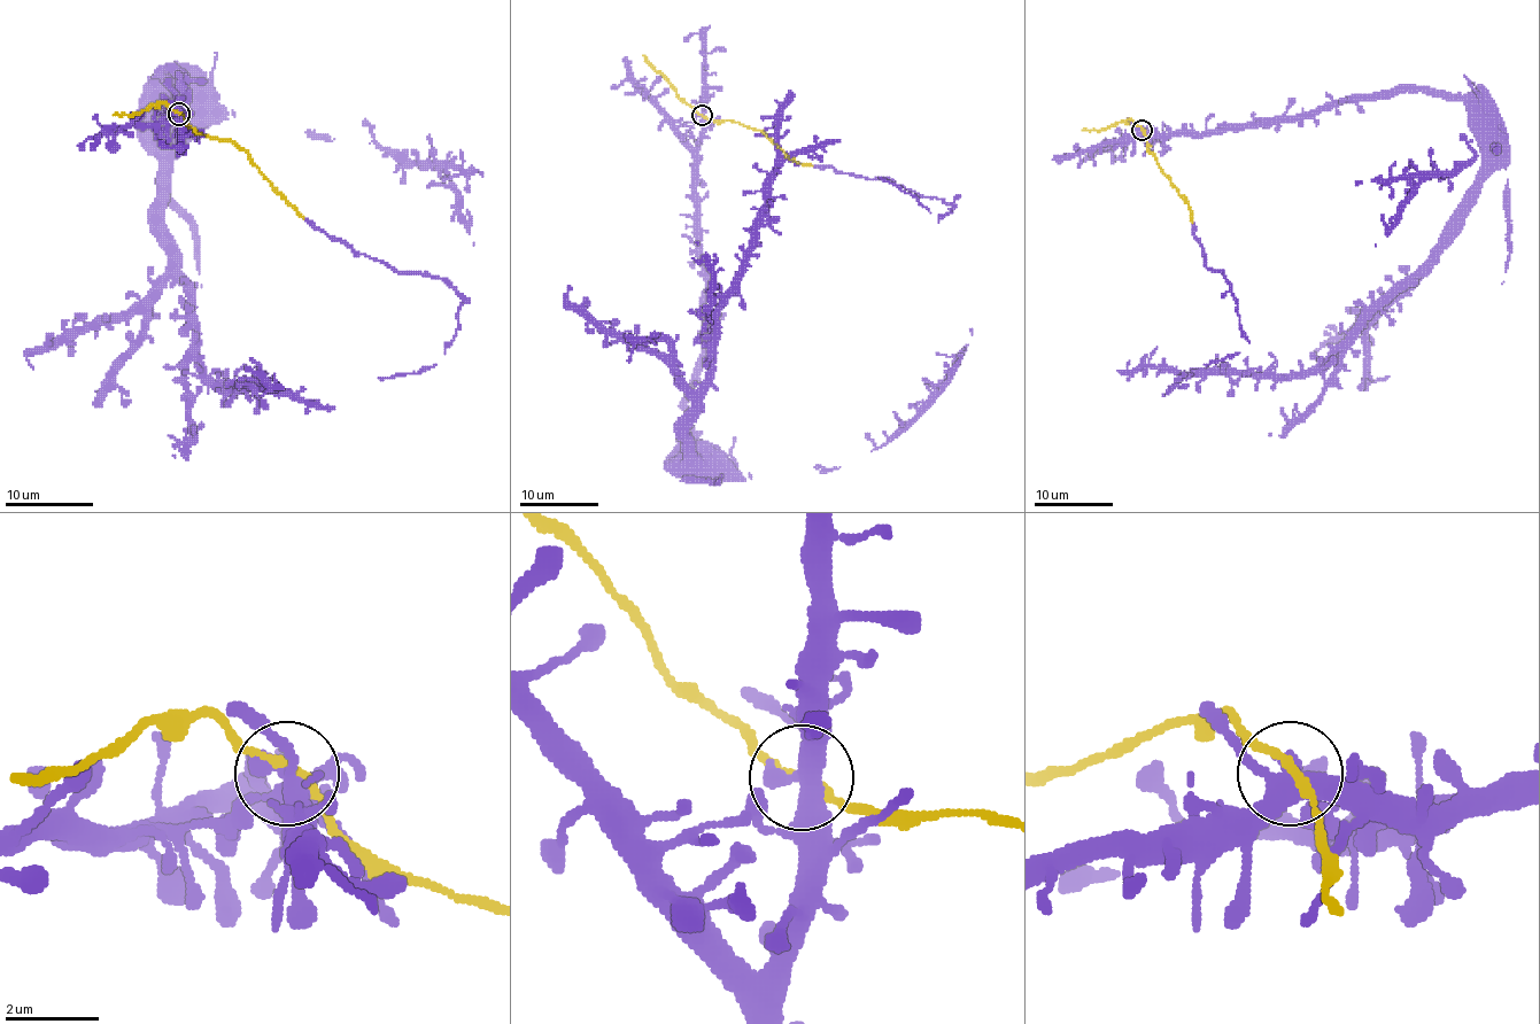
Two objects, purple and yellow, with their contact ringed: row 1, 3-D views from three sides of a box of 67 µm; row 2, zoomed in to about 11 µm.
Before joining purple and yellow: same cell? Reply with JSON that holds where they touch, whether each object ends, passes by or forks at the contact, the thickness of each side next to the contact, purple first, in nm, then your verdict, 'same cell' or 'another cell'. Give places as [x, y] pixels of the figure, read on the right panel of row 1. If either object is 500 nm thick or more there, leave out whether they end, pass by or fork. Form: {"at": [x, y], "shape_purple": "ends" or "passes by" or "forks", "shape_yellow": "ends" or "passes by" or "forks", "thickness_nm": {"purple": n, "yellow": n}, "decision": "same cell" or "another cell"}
{"at": [1142, 130], "shape_purple": "forks", "shape_yellow": "passes by", "thickness_nm": {"purple": 400, "yellow": 170}, "decision": "same cell"}

